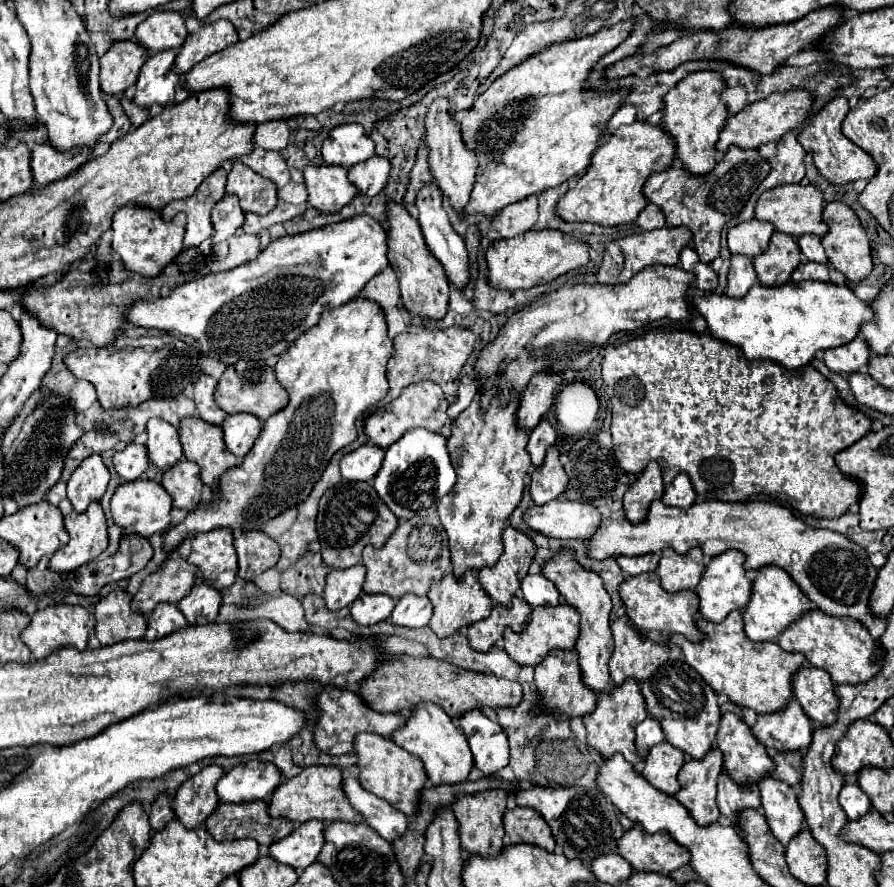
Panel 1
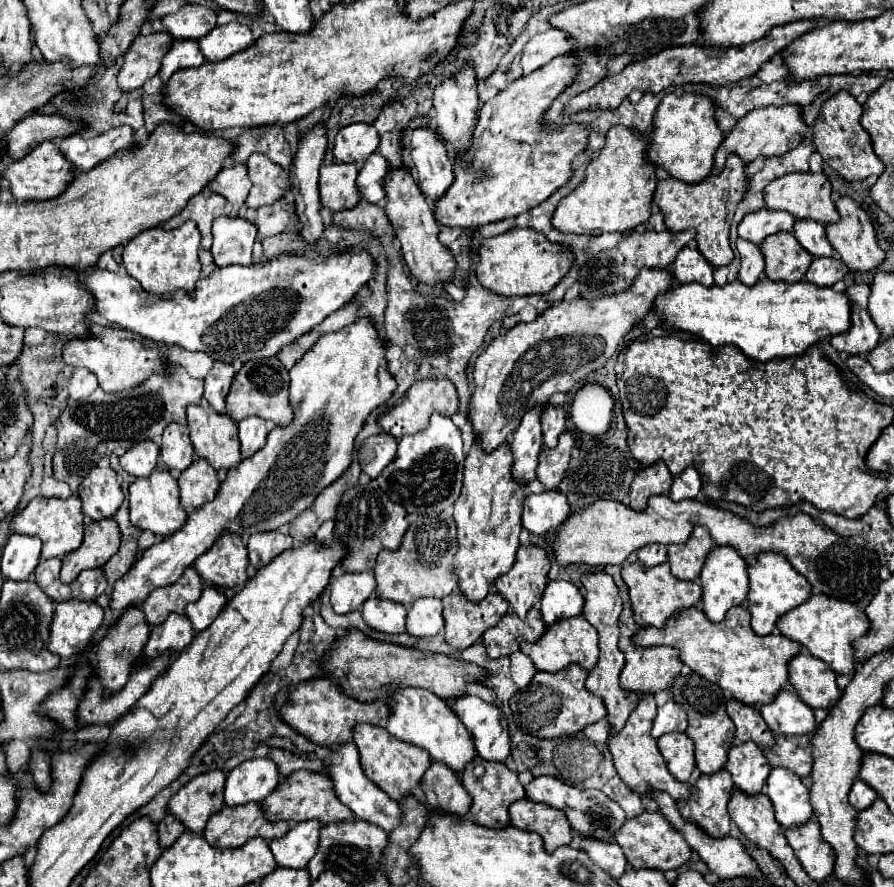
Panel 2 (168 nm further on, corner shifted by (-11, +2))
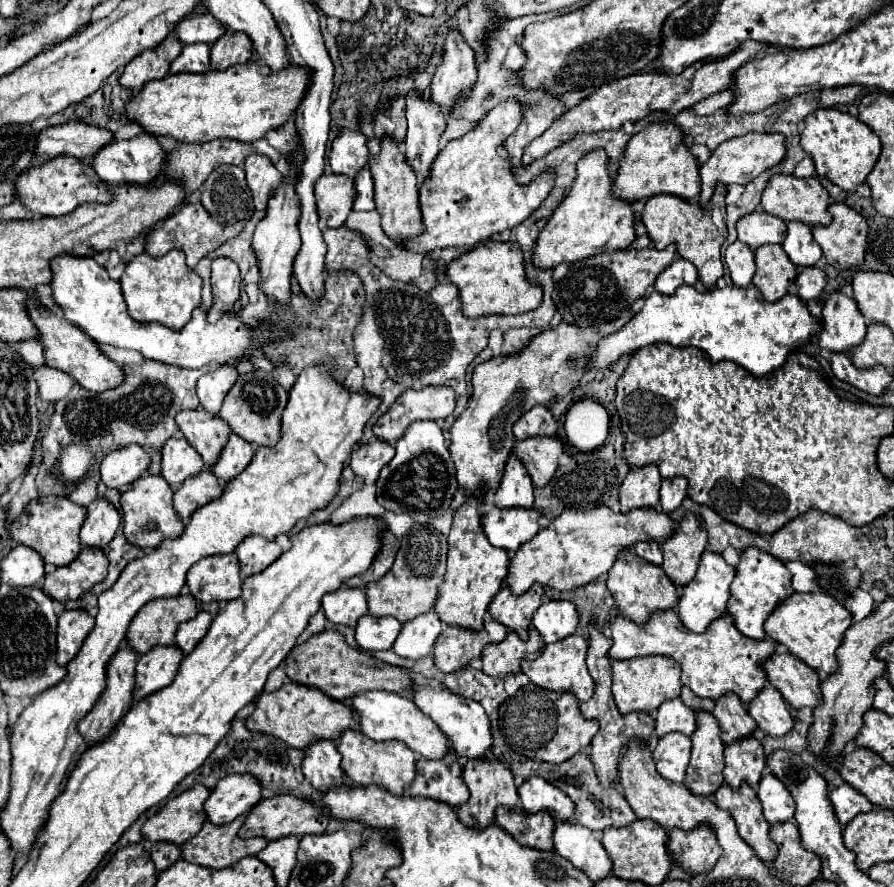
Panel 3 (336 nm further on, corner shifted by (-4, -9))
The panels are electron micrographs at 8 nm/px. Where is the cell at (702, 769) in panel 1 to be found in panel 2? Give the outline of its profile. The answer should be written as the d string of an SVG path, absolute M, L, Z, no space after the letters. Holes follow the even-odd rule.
M721 769L719 773L713 773L713 775L699 775L699 779L691 785L691 797L681 801L679 809L687 821L691 819L711 837L725 837L731 829L731 819L729 819L729 809L727 809L731 795L733 795L731 773L727 769Z

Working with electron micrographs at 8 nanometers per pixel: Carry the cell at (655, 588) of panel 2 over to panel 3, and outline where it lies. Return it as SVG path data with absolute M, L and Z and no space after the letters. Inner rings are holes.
M624 548L620 552L620 556L616 558L614 566L608 572L606 586L612 592L614 602L620 608L620 612L636 624L644 624L644 620L648 620L648 616L656 610L676 608L676 604L678 604L678 592L676 592L674 584L670 582L670 578L664 574L664 570L660 566L650 564L644 558L636 556L636 552L632 552L632 548Z

